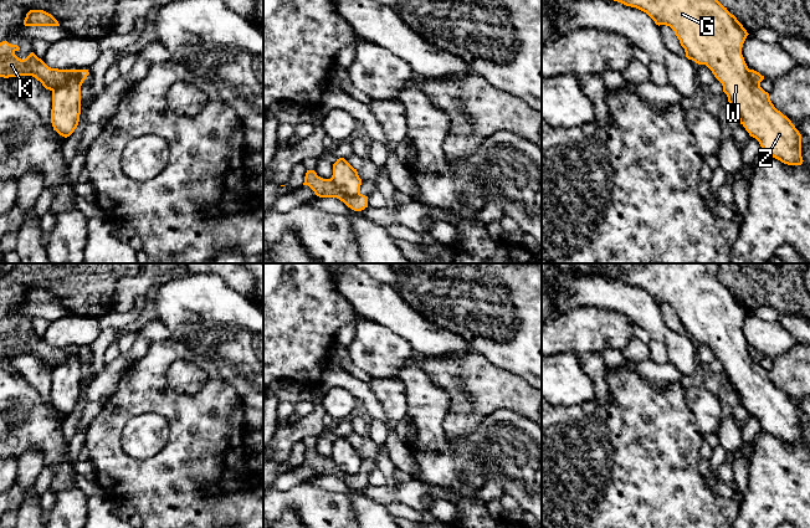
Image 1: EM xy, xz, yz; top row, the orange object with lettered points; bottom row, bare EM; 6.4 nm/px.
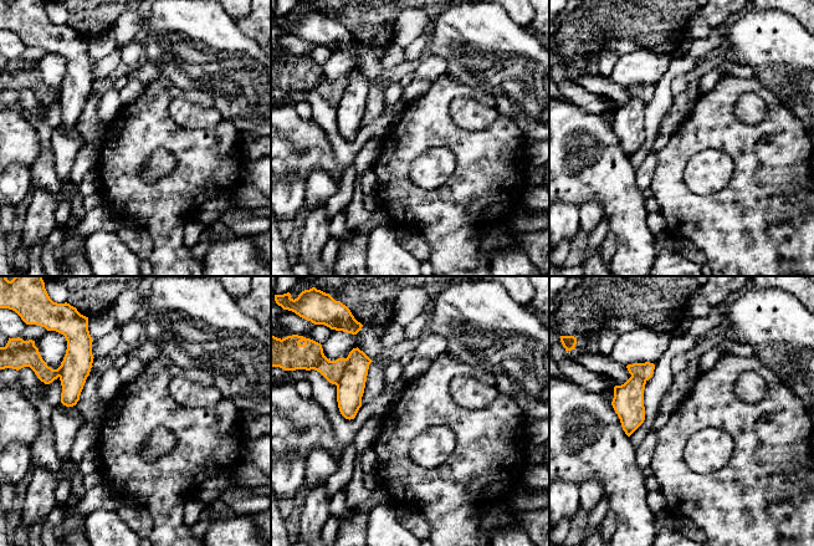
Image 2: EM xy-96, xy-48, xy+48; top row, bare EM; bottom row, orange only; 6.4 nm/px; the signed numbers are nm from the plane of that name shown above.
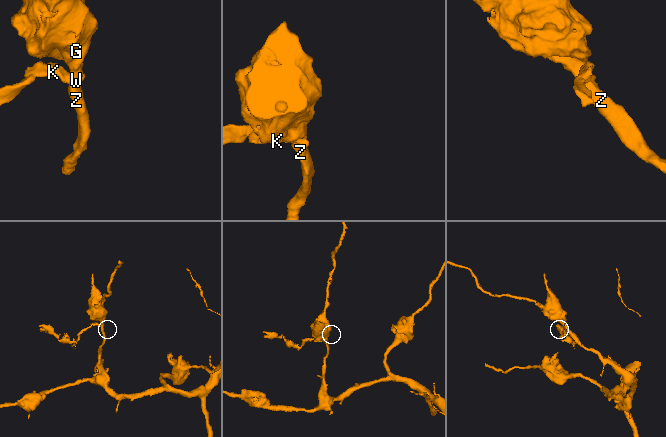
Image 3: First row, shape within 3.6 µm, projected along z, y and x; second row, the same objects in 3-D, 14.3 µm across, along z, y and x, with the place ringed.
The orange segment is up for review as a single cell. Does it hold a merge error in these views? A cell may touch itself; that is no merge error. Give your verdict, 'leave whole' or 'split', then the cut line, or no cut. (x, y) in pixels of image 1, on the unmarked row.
split | xz (329, 457), (341, 470), (348, 473), (359, 472)

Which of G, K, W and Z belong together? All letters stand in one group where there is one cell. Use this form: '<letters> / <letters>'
G W Z / K

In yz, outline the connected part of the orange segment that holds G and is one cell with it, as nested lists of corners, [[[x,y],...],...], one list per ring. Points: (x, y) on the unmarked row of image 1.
[[[565,263],[569,270],[583,275],[600,275],[636,286],[646,291],[656,303],[670,304],[686,335],[706,343],[722,362],[728,380],[737,391],[739,401],[755,416],[762,429],[788,444],[801,444],[801,412],[791,399],[778,389],[769,371],[755,363],[742,333],[743,322],[749,313],[743,303],[716,275],[707,271],[706,263]]]

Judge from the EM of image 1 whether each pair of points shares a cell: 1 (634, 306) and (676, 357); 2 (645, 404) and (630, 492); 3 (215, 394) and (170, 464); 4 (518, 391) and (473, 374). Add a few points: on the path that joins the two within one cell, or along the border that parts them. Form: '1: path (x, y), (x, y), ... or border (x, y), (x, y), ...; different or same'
1: path (647, 317), (673, 343); same
2: path (639, 426), (639, 431), (630, 441), (630, 470); same
3: path (211, 411), (206, 427), (188, 446); same
4: path (507, 390), (491, 388), (485, 382); same

